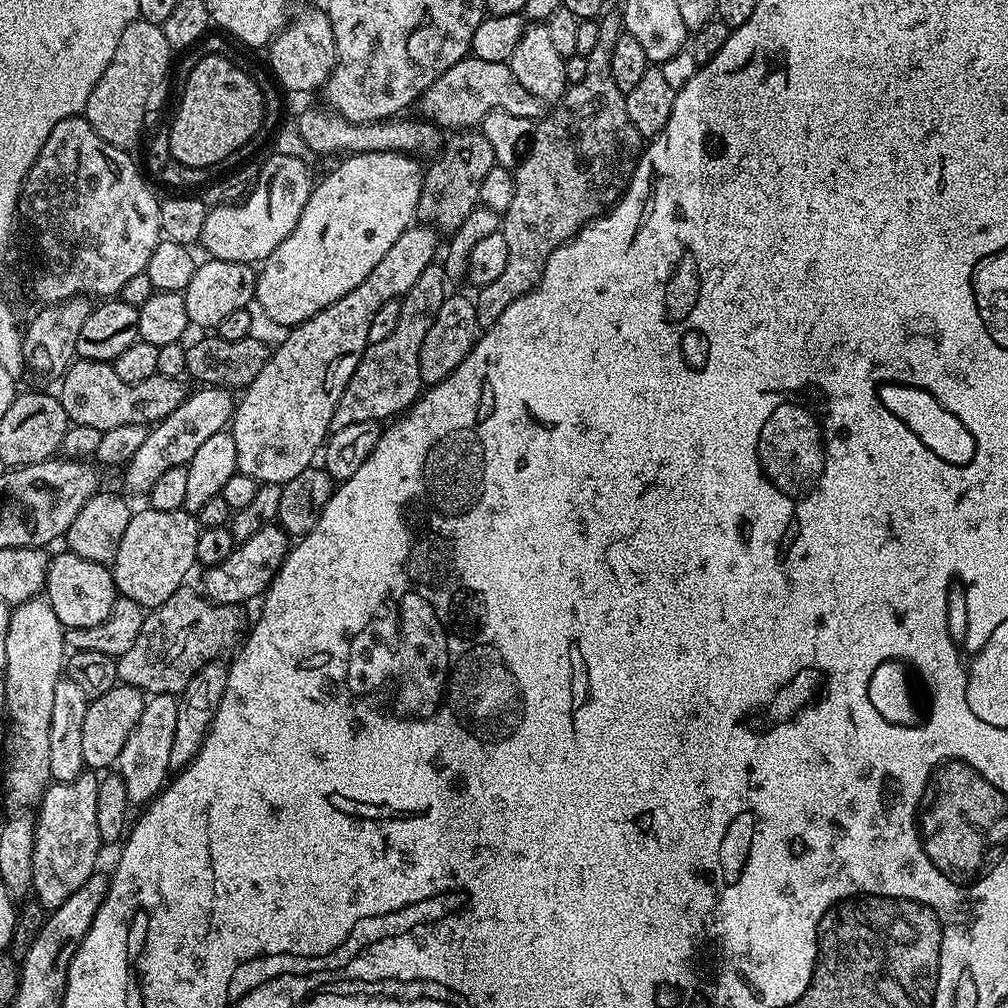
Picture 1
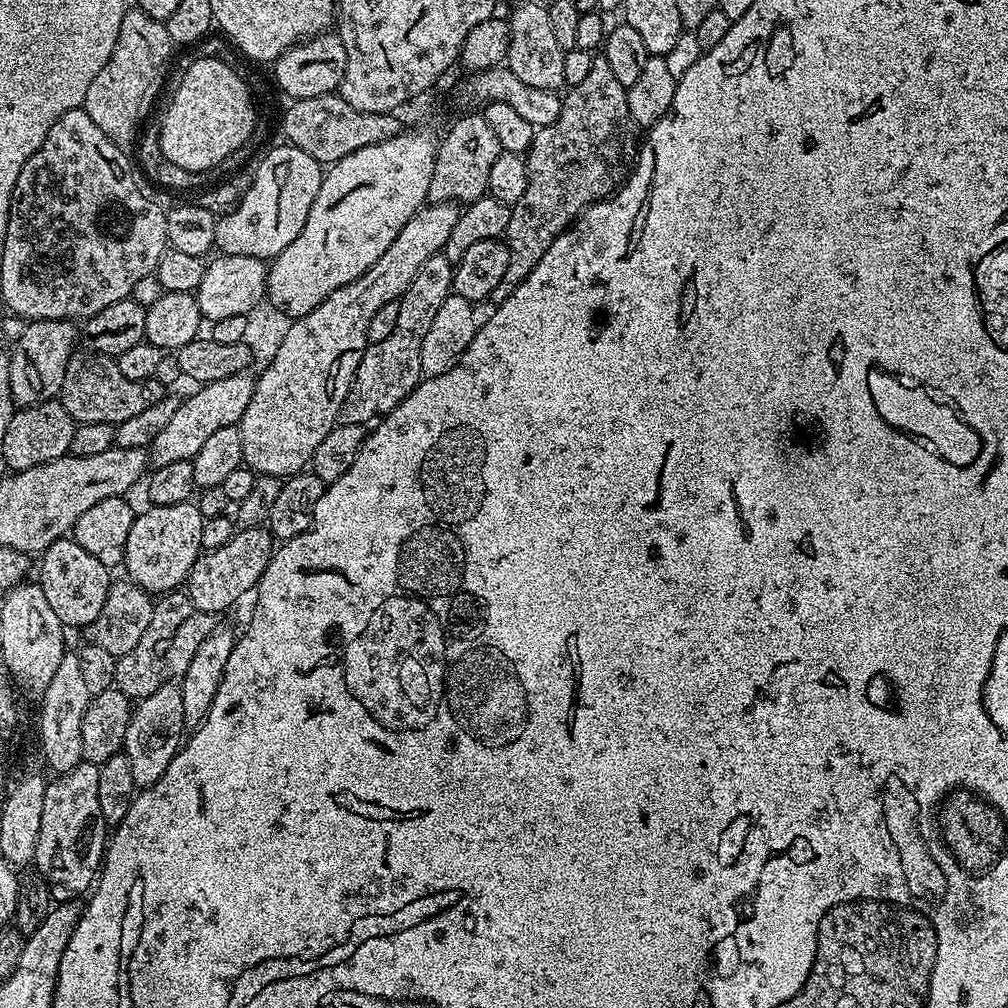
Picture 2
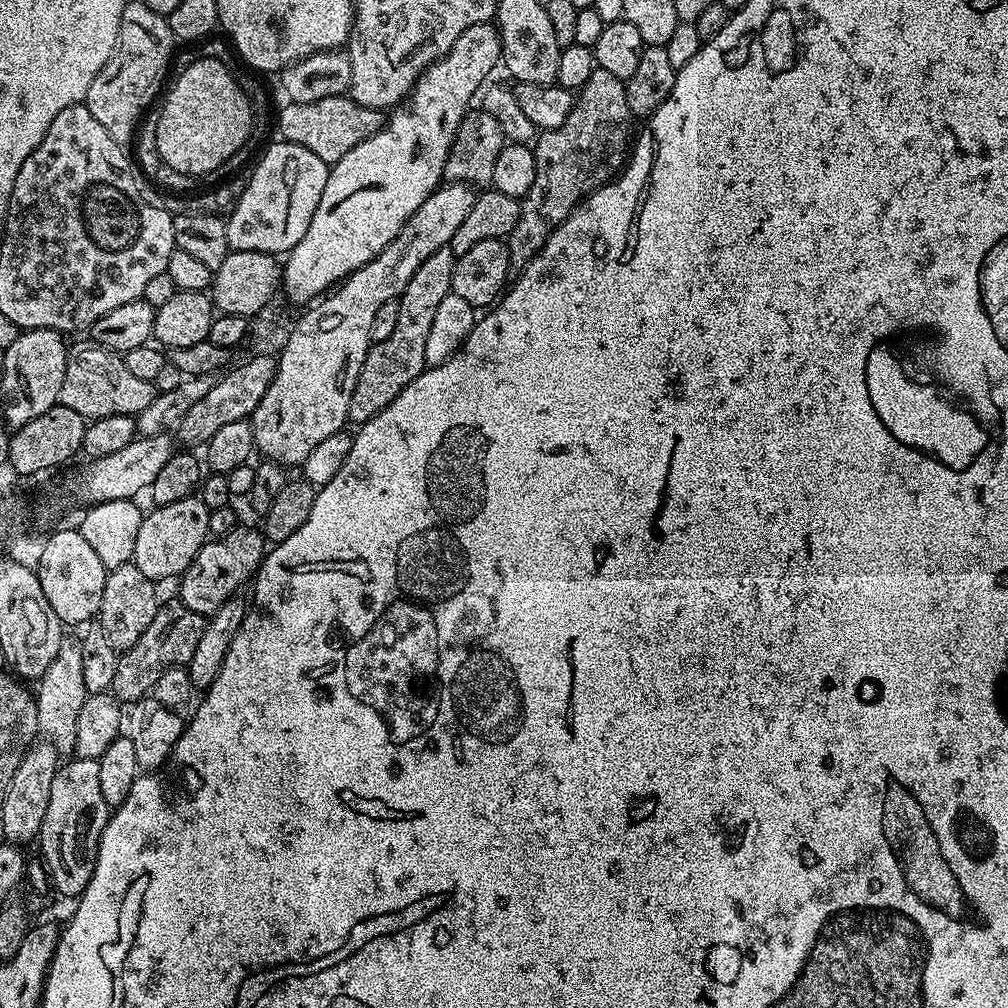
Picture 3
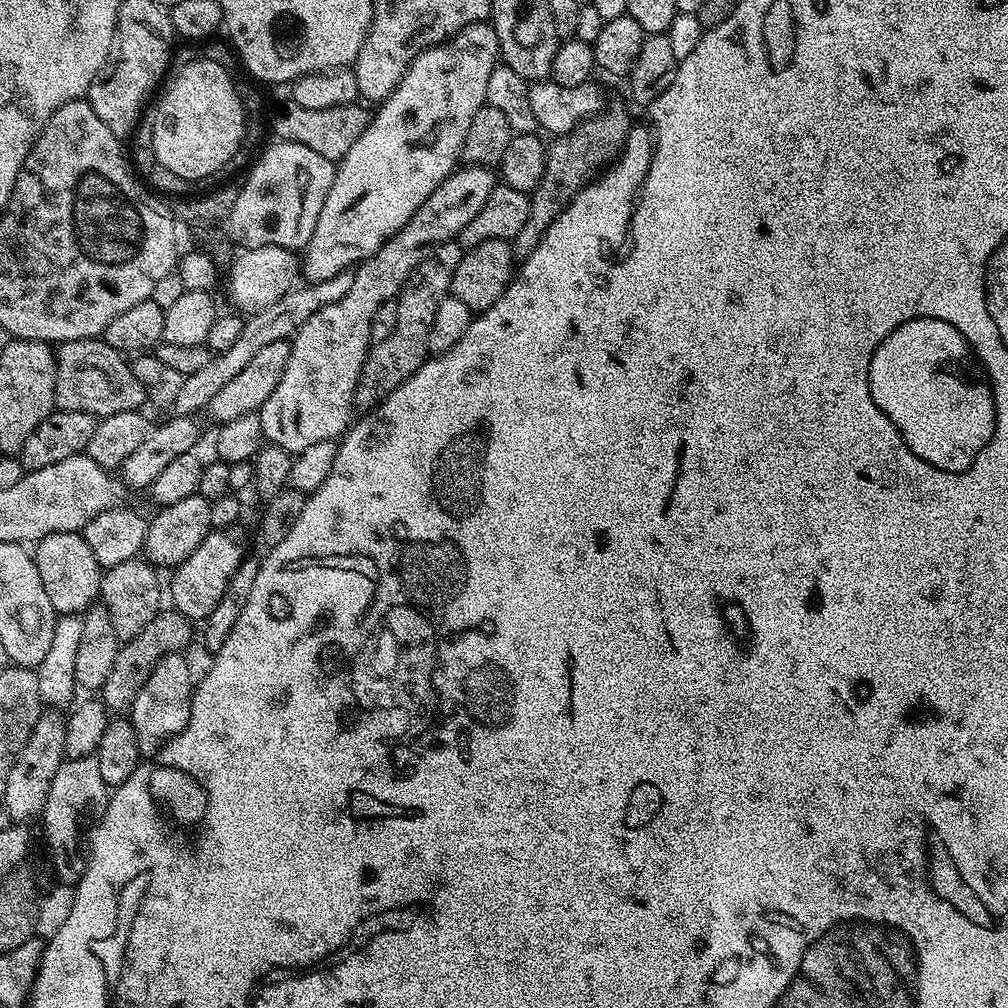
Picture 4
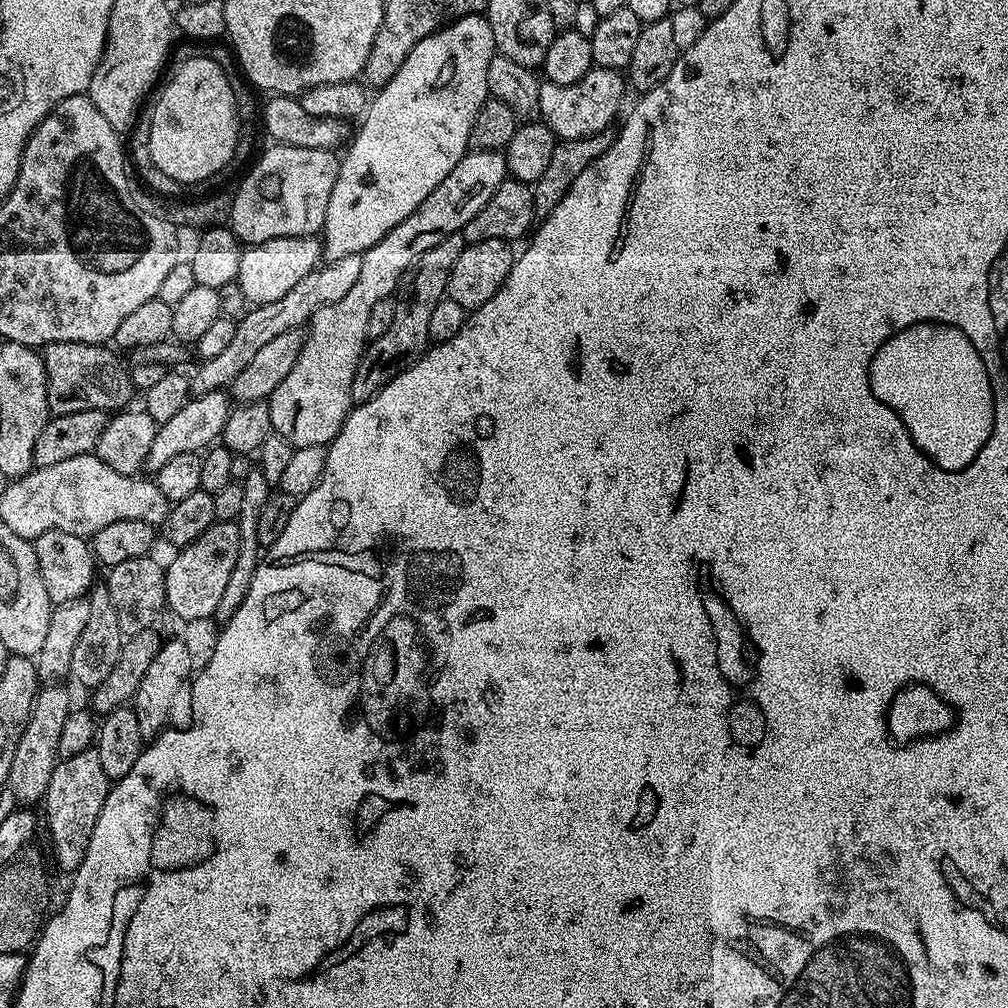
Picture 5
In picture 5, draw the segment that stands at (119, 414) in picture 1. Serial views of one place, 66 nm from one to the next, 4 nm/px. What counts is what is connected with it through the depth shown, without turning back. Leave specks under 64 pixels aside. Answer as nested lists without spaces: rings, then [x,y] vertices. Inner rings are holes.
[[[54,342],[42,349],[48,379],[48,410],[52,416],[65,416],[98,408],[108,414],[129,407],[134,387],[129,369],[120,365],[111,347],[78,342]]]

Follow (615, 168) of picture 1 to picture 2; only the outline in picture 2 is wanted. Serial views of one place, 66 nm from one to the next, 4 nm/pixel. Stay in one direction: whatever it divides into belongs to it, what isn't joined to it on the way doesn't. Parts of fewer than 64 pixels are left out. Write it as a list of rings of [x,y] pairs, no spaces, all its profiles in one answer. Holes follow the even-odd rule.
[[[603,54],[593,55],[590,74],[582,82],[578,82],[578,86],[568,88],[563,93],[558,118],[554,118],[550,126],[535,129],[528,145],[526,194],[522,194],[517,204],[511,205],[510,226],[506,233],[510,262],[506,266],[502,282],[498,282],[492,292],[493,301],[505,300],[524,281],[530,270],[538,266],[542,254],[550,250],[550,242],[569,231],[570,225],[588,205],[607,200],[628,179],[638,155],[636,132],[638,133],[637,125],[630,118],[628,89],[622,86],[622,82],[618,82],[618,78],[614,78]]]

